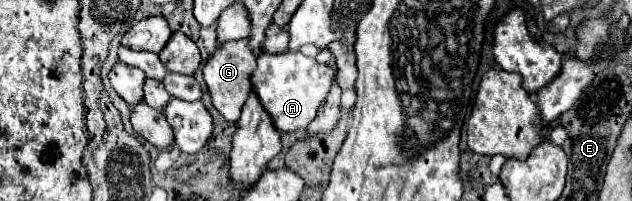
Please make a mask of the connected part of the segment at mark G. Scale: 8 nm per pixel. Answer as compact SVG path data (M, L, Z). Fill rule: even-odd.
M246 38L218 46L216 54L212 58L208 58L208 62L204 64L204 80L212 94L212 104L232 124L238 122L240 110L248 98L250 74L254 72L254 68L256 68L256 58L250 52L250 48L246 48Z

